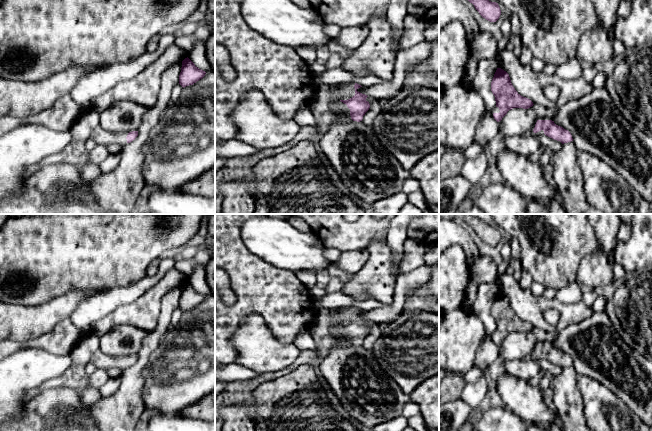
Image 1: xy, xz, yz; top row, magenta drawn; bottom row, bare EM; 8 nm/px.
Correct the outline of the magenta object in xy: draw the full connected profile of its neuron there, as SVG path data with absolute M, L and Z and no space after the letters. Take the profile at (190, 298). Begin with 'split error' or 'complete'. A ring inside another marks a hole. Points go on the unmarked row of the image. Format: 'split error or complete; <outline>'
complete; M187 281L182 285L181 296L179 299L179 308L184 312L193 309L205 300L206 296L199 293Z

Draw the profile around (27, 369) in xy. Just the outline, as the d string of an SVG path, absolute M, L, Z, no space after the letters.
M38 348L19 350L0 361L0 423L19 419L26 394L71 367L70 354L59 356Z

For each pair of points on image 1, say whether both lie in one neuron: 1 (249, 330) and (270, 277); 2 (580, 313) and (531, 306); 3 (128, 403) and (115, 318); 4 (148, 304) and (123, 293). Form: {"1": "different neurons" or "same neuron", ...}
{"1": "different neurons", "2": "same neuron", "3": "different neurons", "4": "different neurons"}

